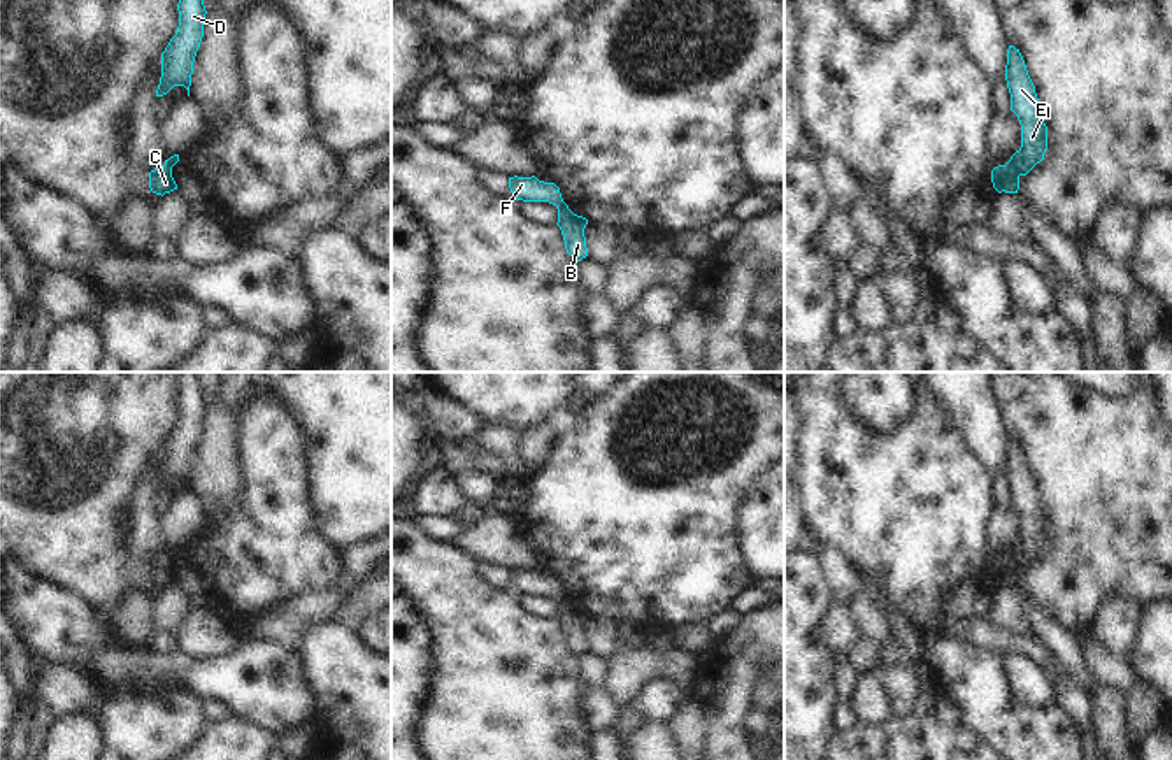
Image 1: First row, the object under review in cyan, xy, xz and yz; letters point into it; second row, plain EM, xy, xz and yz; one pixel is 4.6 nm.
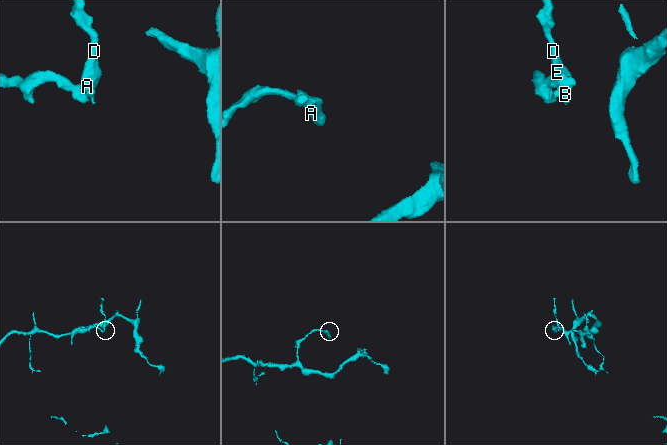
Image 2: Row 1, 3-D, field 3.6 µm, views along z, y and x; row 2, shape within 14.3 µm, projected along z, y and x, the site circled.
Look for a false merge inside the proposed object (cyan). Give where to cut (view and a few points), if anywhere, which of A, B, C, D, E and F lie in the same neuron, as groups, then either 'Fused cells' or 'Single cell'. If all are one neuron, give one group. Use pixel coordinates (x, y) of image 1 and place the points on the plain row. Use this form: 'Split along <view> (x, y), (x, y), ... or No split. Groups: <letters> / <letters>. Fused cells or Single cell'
Split along yz (1007, 555), (1020, 567). Groups: A B D E / C F. Fused cells

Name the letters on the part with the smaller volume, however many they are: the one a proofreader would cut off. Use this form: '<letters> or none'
A, B, D, E

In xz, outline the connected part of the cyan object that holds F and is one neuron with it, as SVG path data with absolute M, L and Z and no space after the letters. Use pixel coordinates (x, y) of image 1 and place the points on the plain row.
M509 570L509 581L516 593L523 595L549 595L560 602L565 595L561 592L560 581L554 576L539 574L532 570Z

